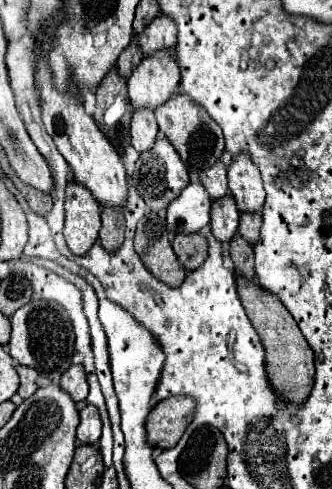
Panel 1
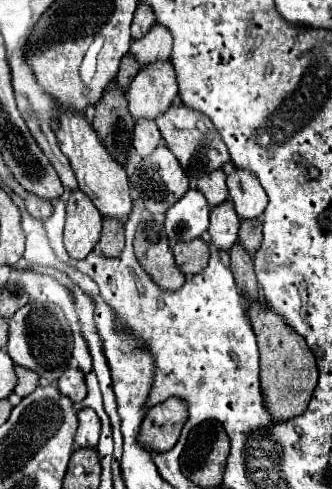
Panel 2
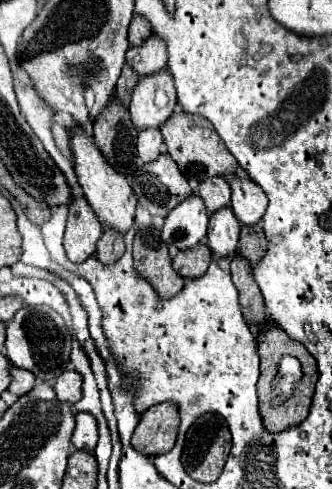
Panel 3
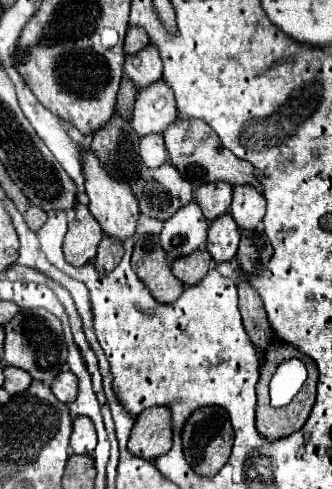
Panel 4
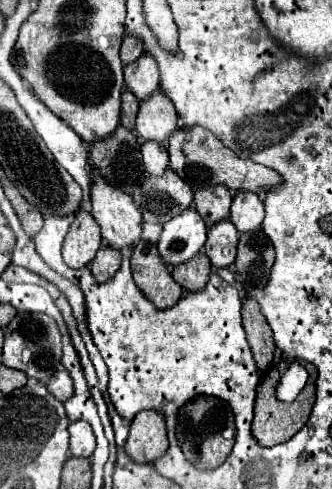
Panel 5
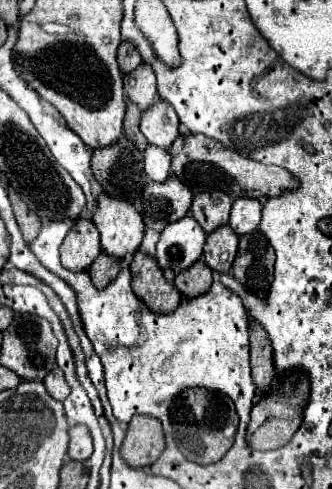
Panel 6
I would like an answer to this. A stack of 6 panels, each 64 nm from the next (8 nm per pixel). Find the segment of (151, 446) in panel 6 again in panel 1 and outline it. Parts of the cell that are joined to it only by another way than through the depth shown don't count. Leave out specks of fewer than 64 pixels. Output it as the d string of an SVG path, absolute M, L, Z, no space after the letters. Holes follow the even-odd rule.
M170 396L158 402L146 418L148 444L160 450L174 448L192 422L192 416L194 400L190 396Z

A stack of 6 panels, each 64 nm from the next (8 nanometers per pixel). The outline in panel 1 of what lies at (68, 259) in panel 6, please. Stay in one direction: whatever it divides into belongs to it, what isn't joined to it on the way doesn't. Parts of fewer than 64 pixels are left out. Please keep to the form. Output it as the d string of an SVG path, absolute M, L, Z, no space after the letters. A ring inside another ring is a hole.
M72 182L66 186L66 224L64 224L64 238L72 254L84 256L88 248L98 238L100 230L100 206L92 198L92 194Z

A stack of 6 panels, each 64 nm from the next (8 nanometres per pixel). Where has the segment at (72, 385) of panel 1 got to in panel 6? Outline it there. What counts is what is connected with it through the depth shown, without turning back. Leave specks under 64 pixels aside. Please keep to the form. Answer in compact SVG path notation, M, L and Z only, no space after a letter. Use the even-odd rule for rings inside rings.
M54 368L52 372L48 372L48 376L44 378L44 386L46 386L48 394L50 394L52 398L60 400L60 402L70 394L70 388L68 388L68 384L66 384L64 374L62 374L60 368Z

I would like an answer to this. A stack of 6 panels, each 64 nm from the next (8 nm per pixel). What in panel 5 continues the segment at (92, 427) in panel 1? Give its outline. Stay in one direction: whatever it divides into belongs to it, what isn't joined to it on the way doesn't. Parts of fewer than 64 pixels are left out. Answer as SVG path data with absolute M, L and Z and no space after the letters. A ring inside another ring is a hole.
M72 422L70 428L70 454L76 458L92 456L96 448L96 438L88 422Z

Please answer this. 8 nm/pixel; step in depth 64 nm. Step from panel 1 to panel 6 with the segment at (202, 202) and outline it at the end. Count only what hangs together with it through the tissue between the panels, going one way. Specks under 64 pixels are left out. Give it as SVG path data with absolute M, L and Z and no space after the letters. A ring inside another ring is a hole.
M192 216L168 224L156 244L156 260L164 274L176 276L190 268L202 256L204 240L206 234Z

